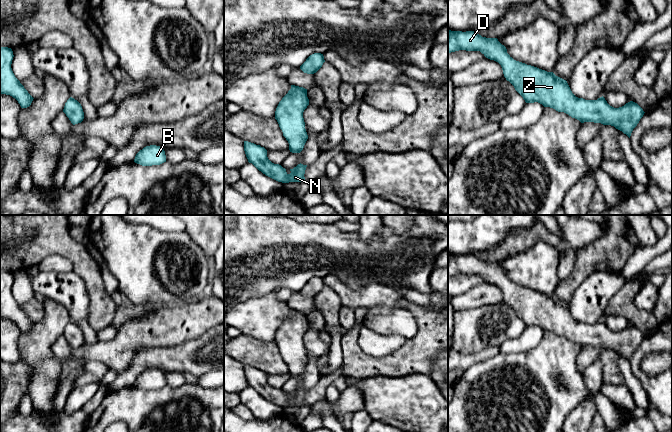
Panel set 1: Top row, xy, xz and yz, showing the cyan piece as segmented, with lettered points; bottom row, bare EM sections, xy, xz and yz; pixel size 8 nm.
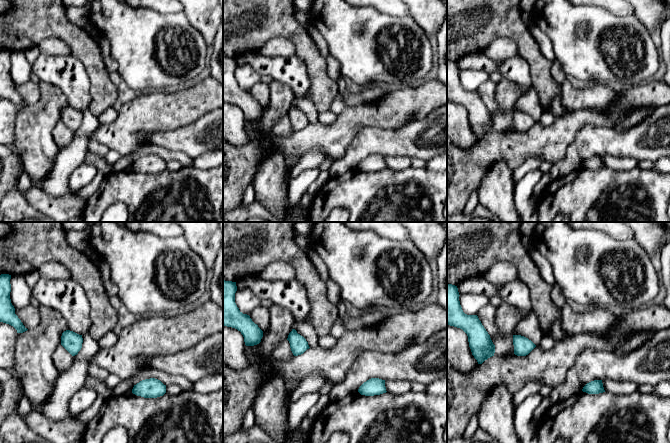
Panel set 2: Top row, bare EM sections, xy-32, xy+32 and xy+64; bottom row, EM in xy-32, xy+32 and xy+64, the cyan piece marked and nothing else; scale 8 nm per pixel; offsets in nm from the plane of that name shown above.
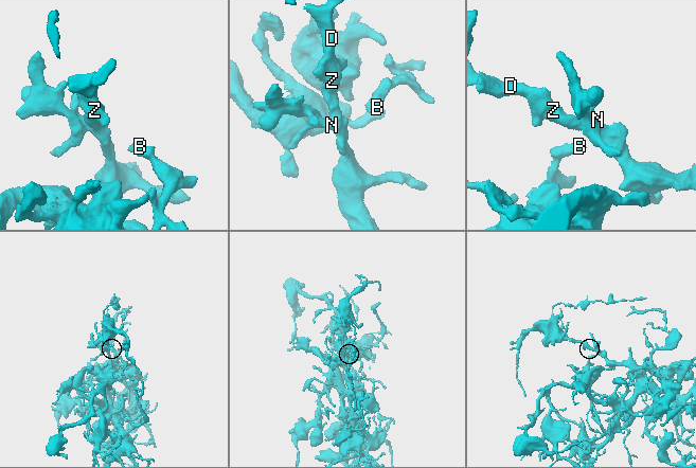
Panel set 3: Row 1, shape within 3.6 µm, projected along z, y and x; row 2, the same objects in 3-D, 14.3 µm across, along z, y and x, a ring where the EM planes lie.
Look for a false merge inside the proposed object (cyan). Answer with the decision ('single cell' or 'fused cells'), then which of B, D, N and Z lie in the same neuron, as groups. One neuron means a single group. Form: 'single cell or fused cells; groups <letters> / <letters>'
single cell; groups B D N Z

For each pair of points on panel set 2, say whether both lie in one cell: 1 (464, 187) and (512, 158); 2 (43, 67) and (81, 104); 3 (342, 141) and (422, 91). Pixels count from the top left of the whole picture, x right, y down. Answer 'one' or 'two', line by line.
1: one
2: one
3: one

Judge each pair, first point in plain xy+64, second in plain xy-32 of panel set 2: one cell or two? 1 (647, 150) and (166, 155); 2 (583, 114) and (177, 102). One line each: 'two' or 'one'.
1: two
2: one

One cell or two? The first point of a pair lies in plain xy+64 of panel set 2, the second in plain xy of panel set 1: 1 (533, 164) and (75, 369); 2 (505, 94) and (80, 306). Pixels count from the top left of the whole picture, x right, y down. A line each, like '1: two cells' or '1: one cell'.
1: two cells
2: two cells

